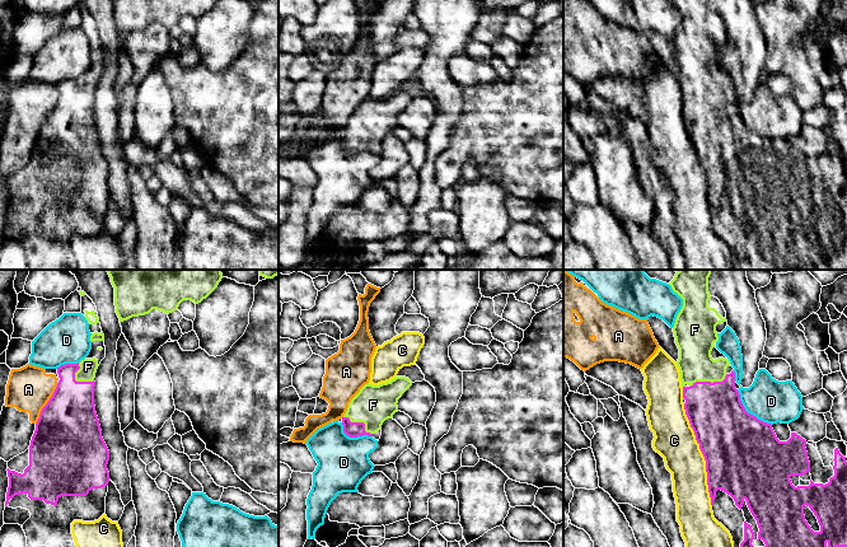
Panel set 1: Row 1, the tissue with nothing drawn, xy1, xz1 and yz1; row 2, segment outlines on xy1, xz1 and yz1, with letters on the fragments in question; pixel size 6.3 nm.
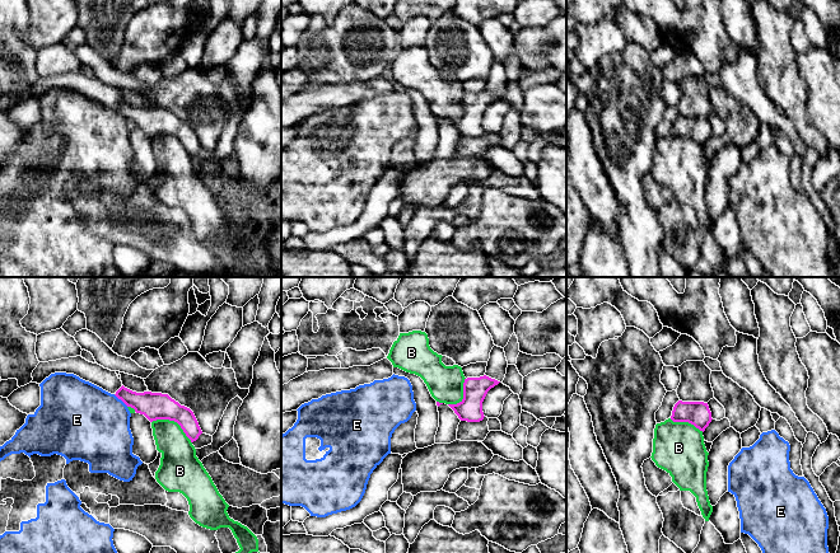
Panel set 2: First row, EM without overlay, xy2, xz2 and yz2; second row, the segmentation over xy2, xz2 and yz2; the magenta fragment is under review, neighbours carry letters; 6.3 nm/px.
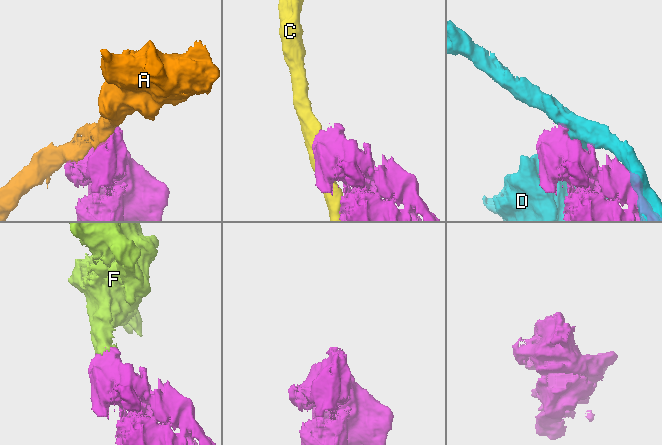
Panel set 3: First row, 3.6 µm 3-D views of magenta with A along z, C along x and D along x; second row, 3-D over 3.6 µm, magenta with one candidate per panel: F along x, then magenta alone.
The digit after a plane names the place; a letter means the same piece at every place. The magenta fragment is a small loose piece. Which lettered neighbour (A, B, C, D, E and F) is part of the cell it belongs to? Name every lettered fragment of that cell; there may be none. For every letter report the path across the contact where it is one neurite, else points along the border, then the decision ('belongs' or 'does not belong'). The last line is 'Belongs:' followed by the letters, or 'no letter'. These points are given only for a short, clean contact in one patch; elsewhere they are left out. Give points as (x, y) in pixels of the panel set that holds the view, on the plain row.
A: does not belong
B: does not belong
C: does not belong
D: does not belong
E: border along xy2 (113, 109), (127, 121); does not belong
F: runs through yz1 (716, 130), (709, 97), (696, 79); belongs
Belongs: F

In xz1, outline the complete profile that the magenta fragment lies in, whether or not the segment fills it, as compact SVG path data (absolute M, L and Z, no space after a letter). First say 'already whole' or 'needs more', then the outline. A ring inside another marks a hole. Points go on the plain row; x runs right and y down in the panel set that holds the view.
needs more | M396 92L379 100L365 99L342 132L343 148L350 153L373 151L385 135L398 127L398 114L411 100L406 92Z

